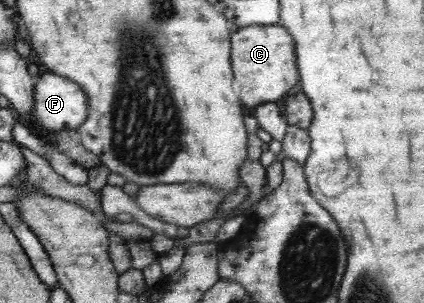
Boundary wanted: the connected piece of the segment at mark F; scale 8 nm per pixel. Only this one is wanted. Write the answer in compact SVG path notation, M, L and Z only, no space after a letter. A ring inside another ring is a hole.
M44 70L34 80L32 97L34 105L32 105L31 117L37 128L43 131L75 130L85 123L89 115L87 95L83 93L82 87L77 82Z

